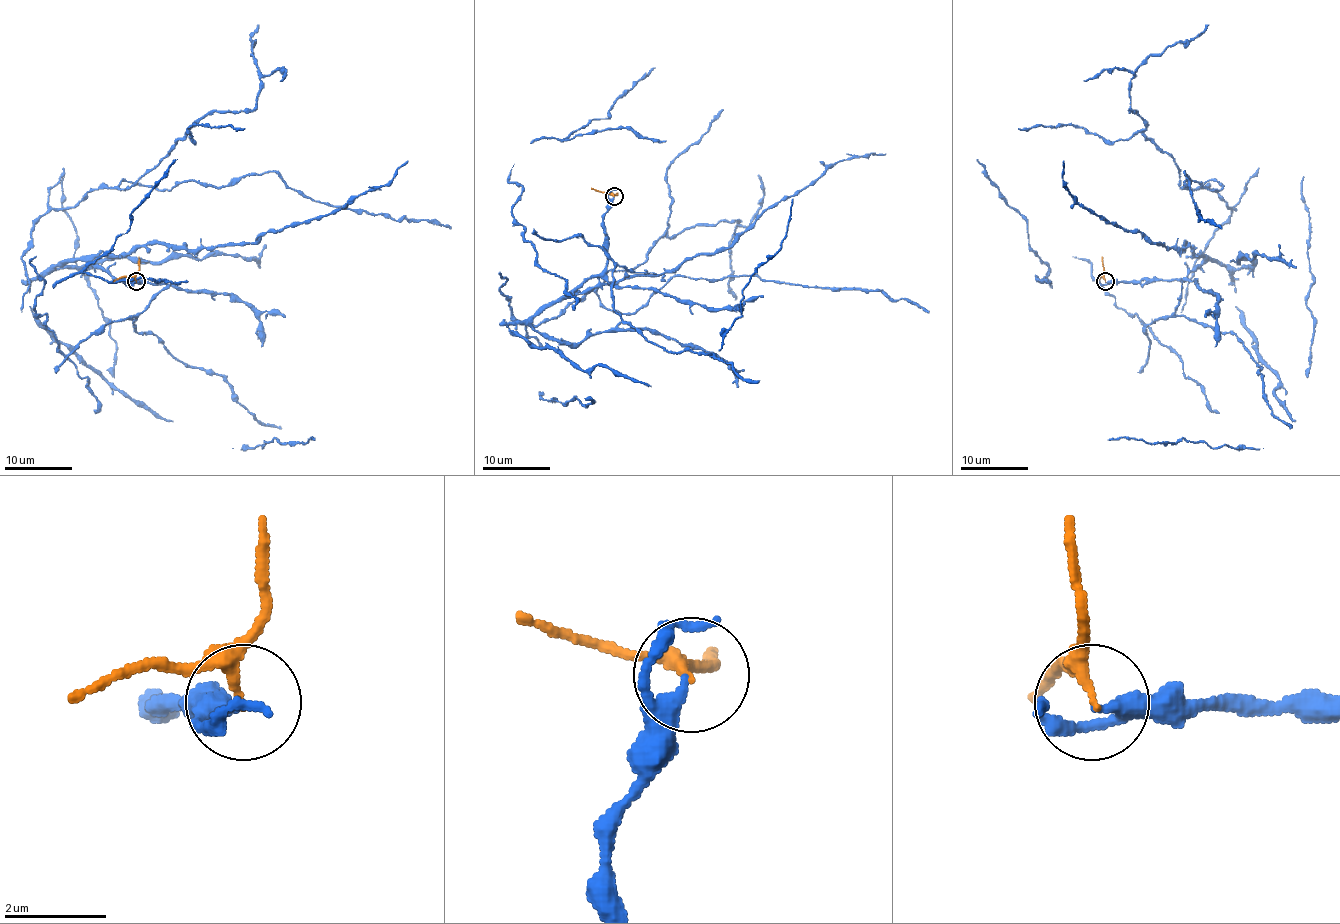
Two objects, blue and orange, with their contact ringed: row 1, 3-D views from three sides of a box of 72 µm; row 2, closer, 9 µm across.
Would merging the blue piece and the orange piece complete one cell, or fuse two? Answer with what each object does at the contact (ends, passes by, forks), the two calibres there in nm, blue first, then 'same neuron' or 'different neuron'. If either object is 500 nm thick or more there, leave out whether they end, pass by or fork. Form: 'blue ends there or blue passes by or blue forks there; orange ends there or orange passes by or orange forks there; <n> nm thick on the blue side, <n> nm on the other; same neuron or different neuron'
blue passes by; orange ends there; 200 nm thick on the blue side, 220 nm on the other; different neuron

